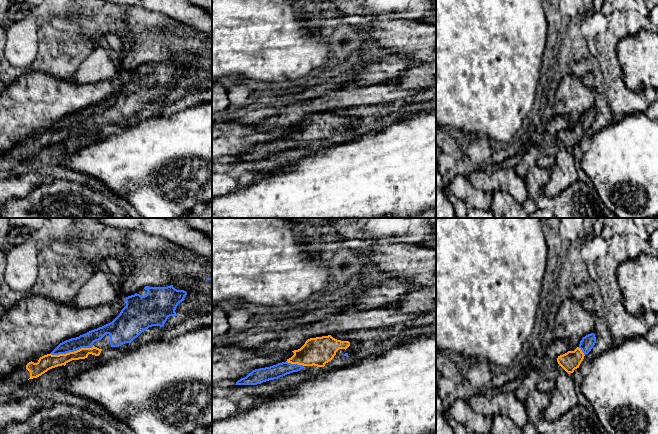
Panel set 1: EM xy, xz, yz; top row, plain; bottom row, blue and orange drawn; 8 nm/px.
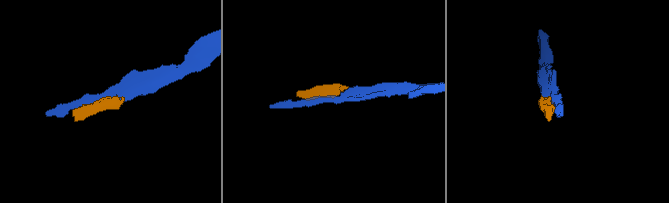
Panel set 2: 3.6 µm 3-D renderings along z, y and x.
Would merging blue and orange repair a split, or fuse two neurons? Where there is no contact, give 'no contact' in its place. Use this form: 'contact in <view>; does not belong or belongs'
contact in xy; belongs

